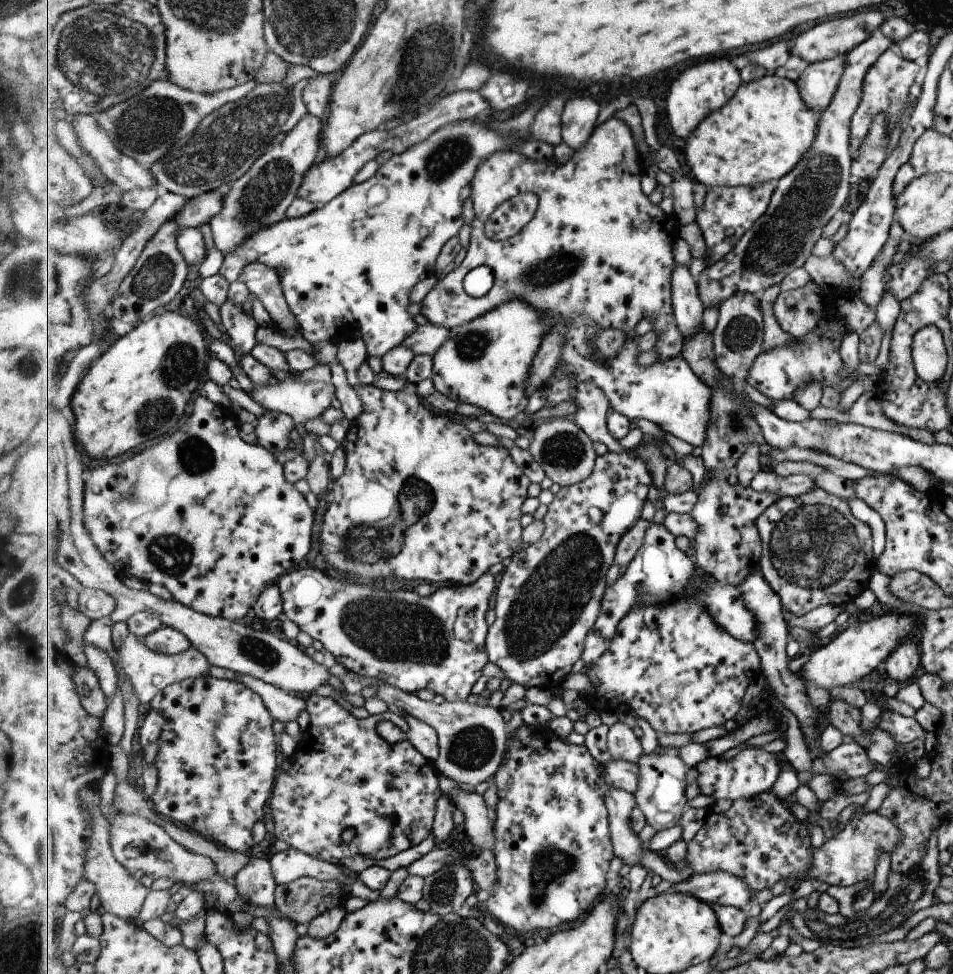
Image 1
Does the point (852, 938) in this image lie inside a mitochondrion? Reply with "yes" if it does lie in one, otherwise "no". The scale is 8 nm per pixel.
no

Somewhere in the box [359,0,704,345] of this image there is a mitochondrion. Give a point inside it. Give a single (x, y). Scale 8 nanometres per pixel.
(425, 58)

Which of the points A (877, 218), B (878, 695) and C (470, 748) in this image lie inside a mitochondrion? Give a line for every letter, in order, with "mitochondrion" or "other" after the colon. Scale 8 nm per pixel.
A: other
B: other
C: mitochondrion

